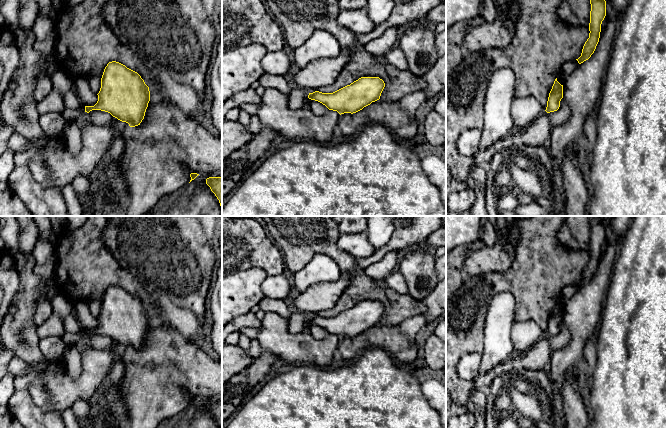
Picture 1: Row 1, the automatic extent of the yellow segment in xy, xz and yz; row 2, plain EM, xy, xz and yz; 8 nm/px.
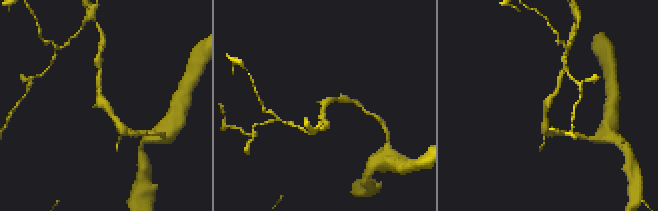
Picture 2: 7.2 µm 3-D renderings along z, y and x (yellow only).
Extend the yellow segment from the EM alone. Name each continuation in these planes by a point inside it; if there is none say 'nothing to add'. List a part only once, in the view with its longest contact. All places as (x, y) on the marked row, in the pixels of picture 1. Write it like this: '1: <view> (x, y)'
nothing to add

